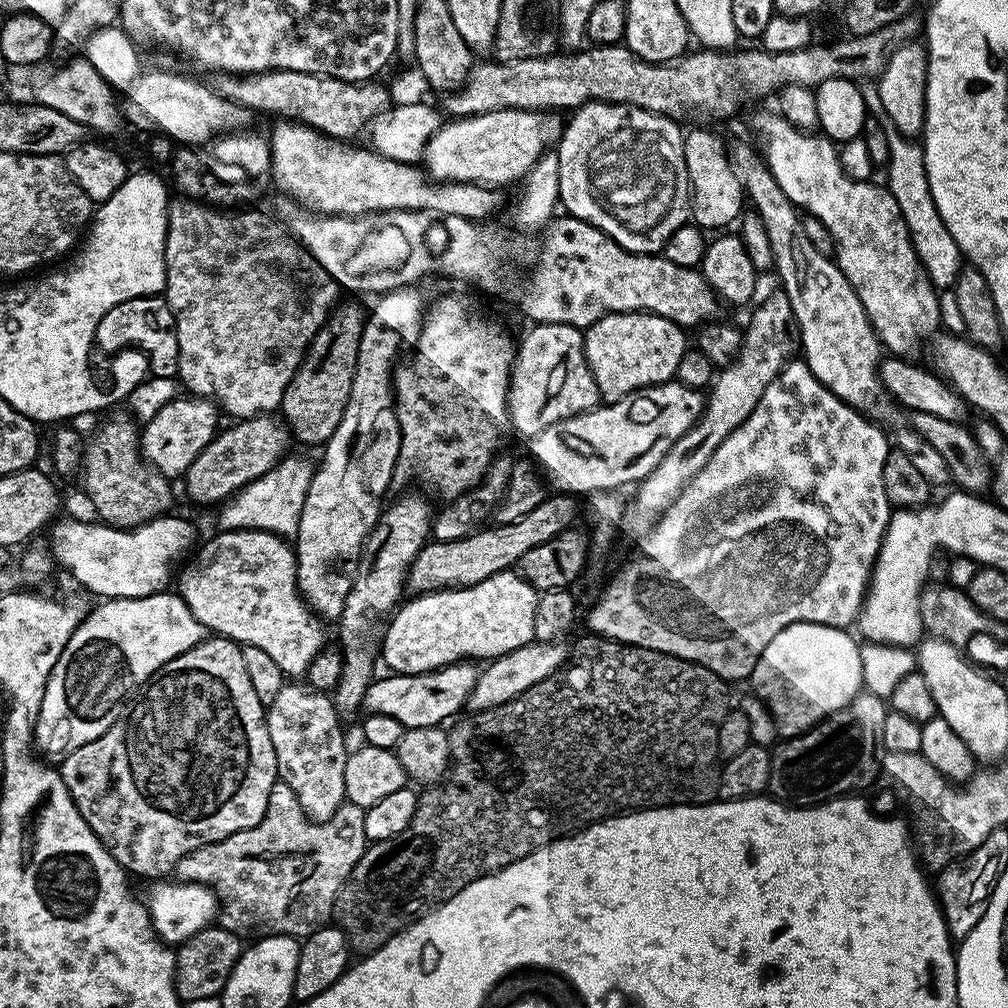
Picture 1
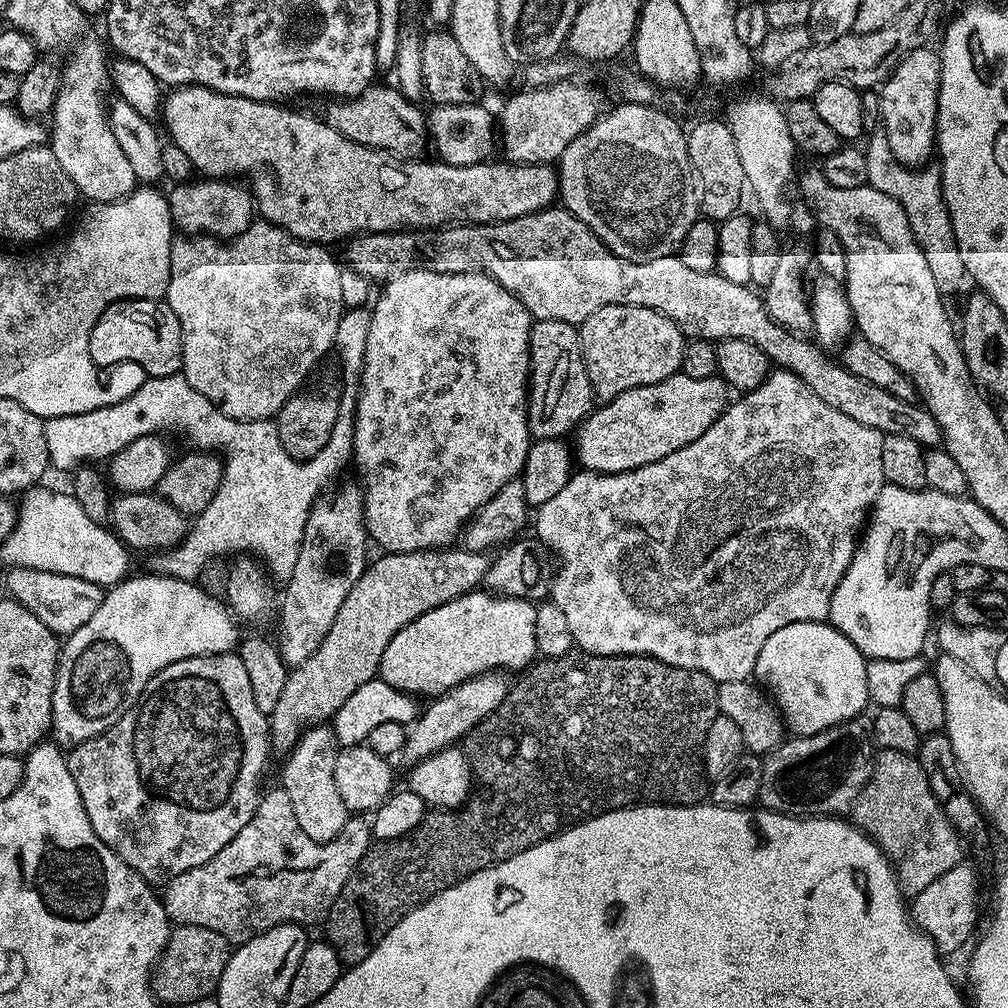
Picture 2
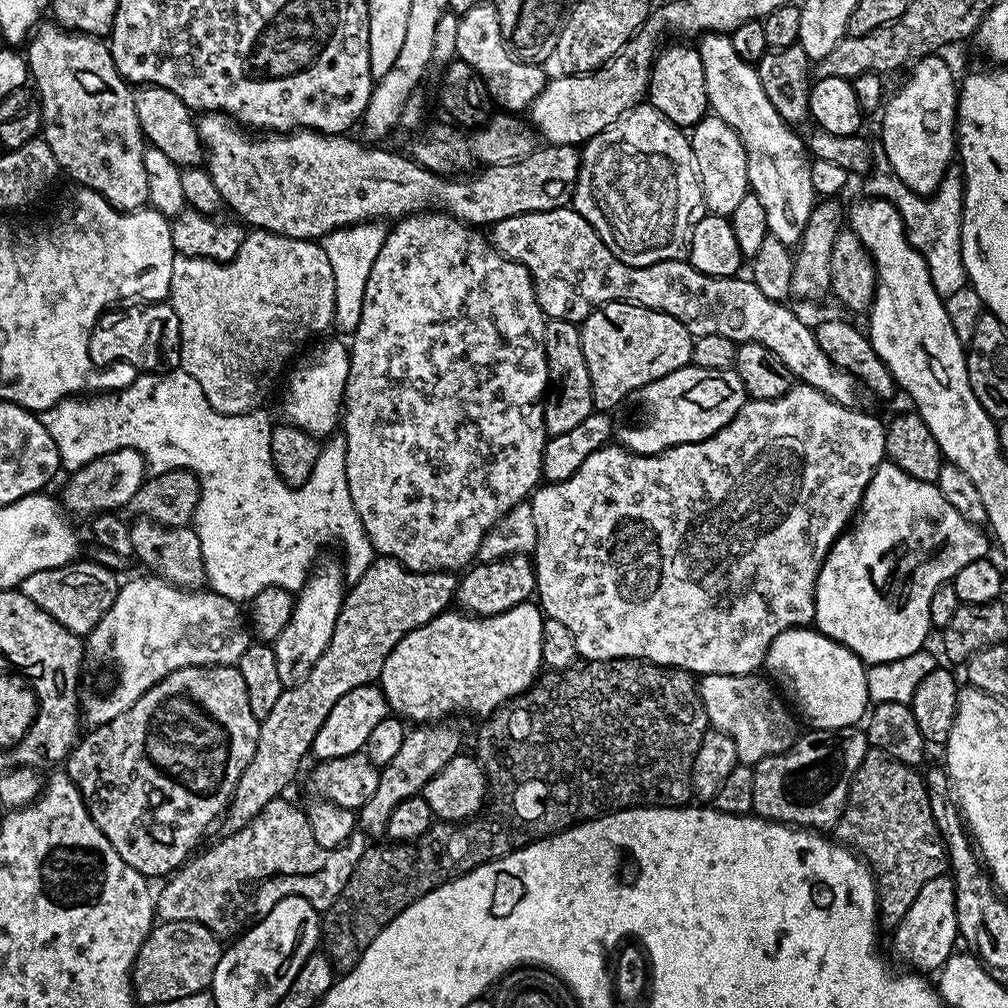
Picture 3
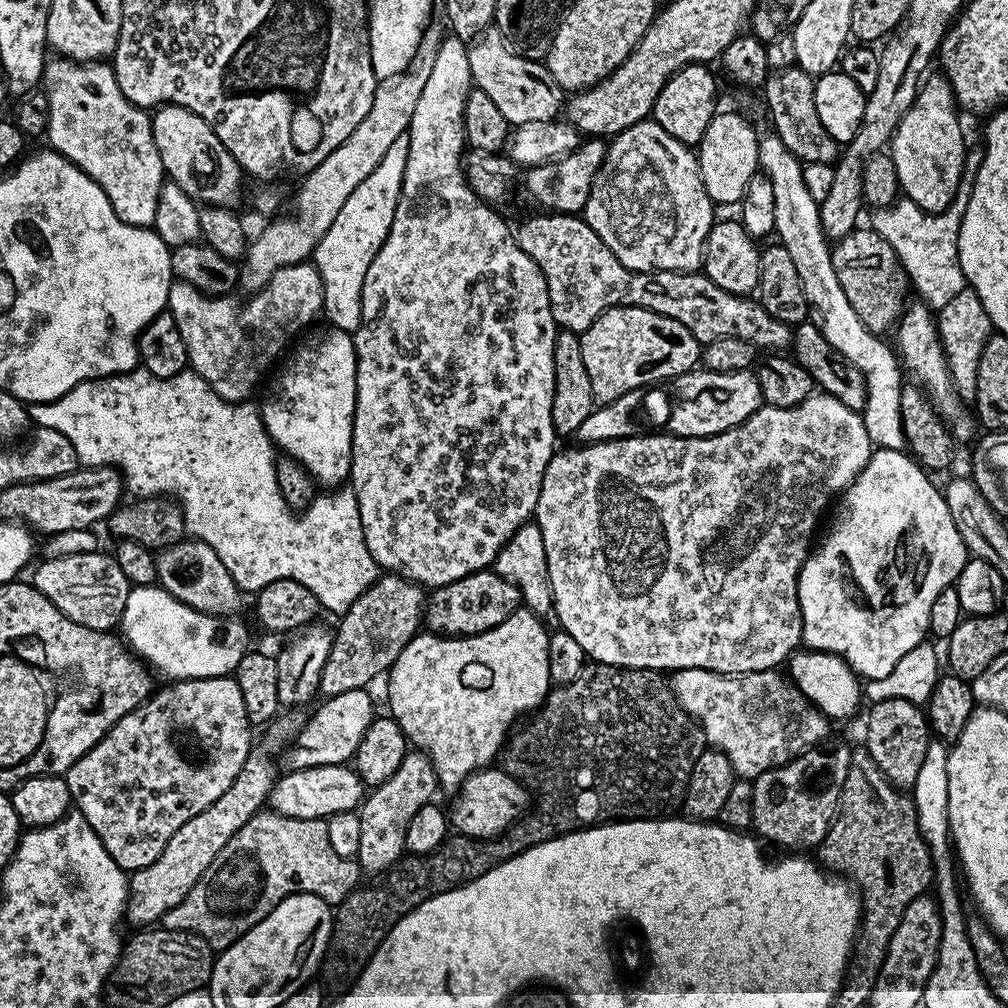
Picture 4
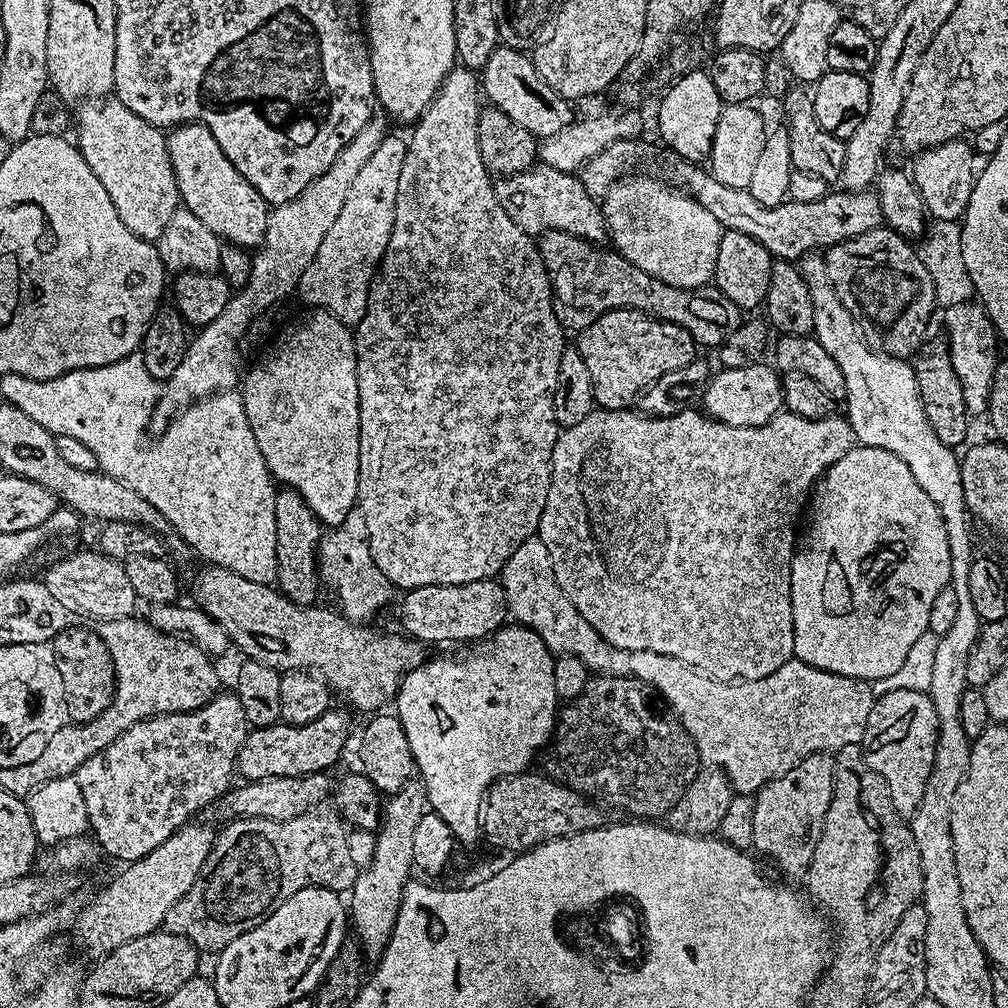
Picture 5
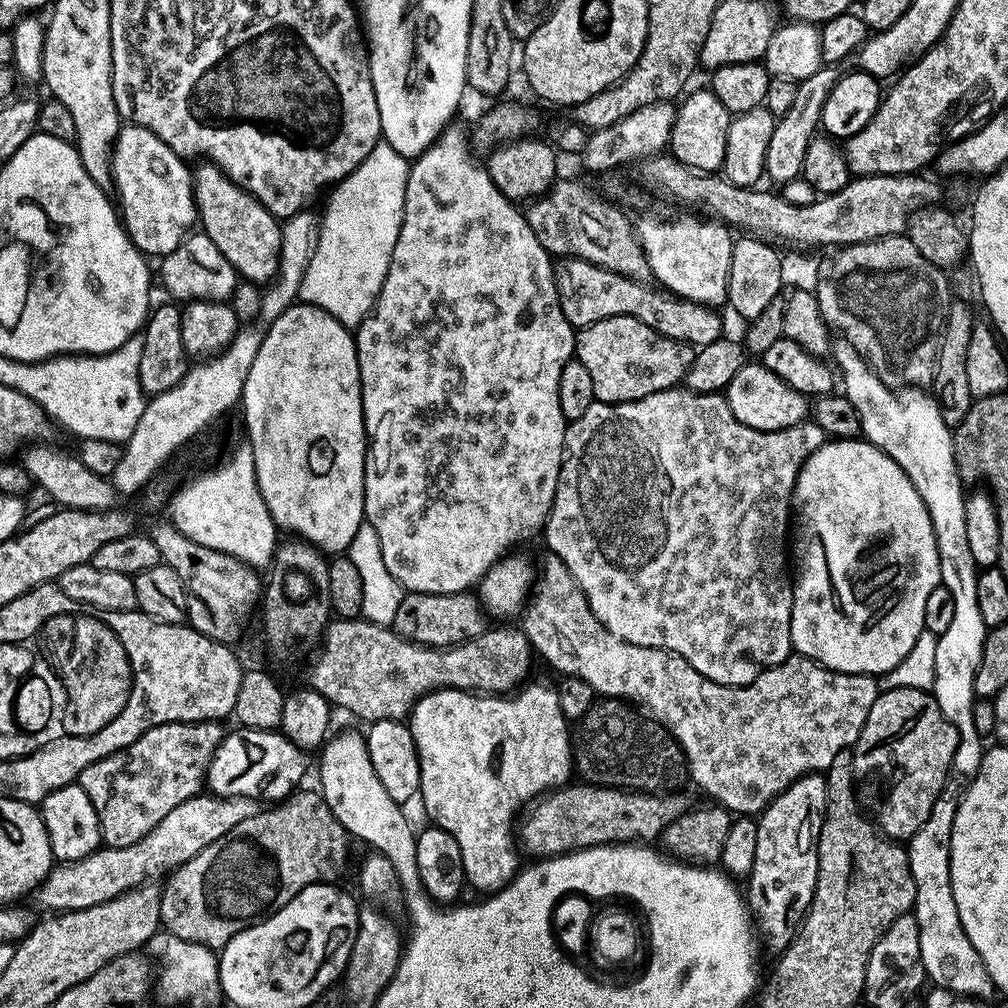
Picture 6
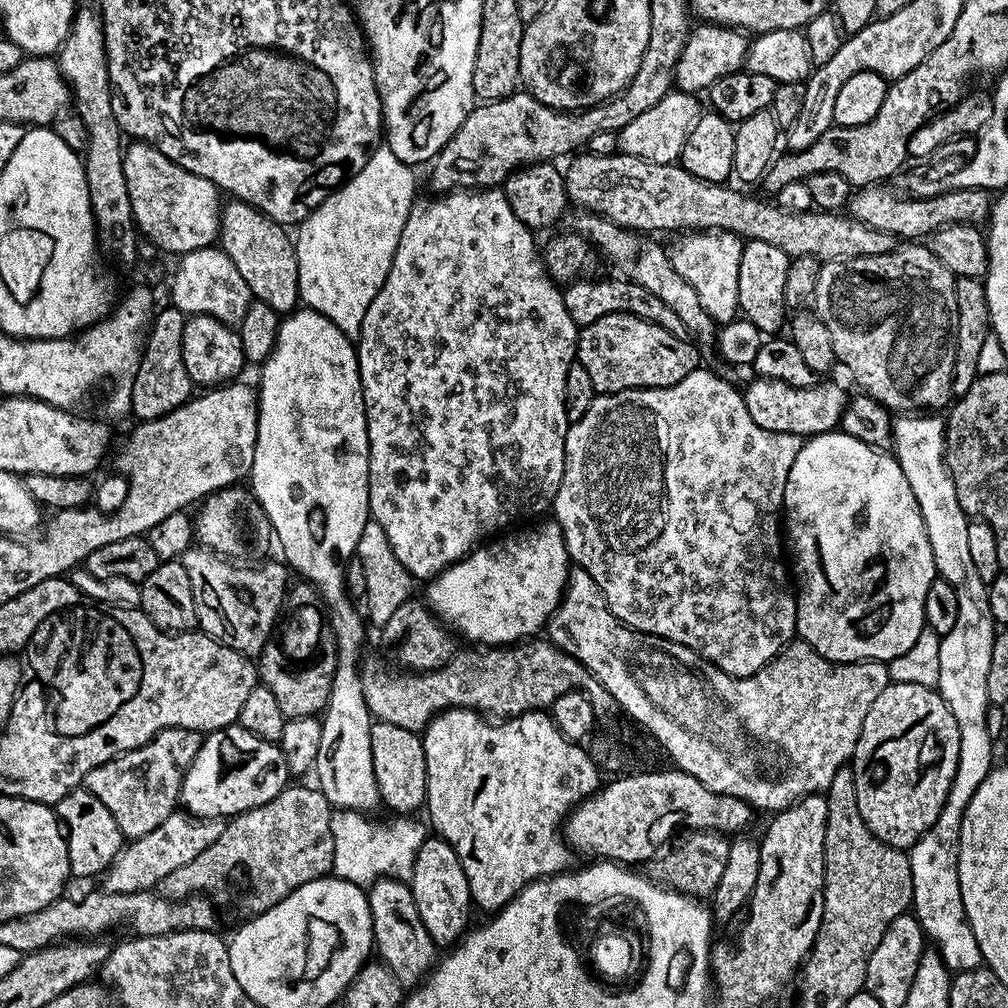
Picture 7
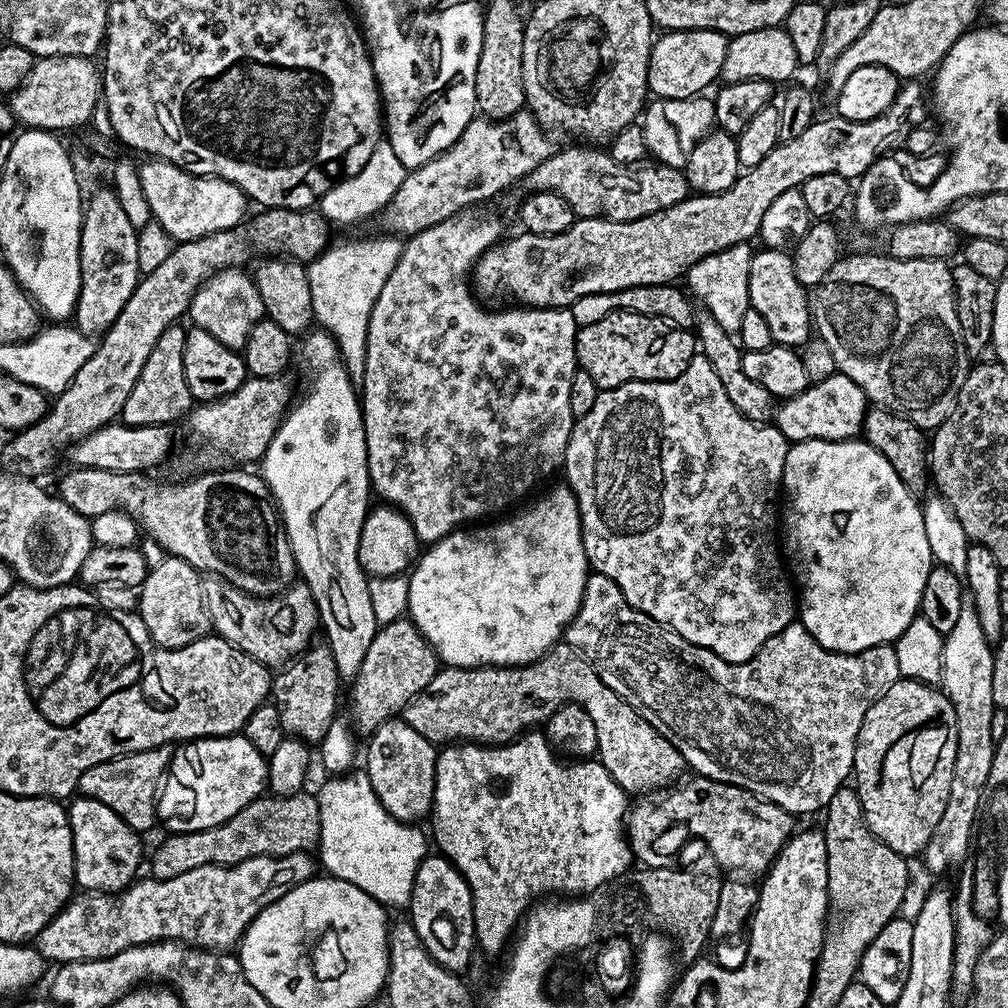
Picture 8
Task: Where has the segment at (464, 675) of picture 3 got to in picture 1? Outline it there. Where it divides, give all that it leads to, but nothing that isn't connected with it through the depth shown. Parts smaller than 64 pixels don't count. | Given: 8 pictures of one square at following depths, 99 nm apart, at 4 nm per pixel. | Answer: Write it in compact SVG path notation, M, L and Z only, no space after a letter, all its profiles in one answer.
M515 571L499 572L486 578L486 582L478 582L469 588L443 588L441 592L426 592L408 599L395 609L394 615L387 621L388 628L386 624L382 632L382 664L388 667L385 669L389 673L413 676L467 660L491 662L497 656L510 654L510 650L533 643L538 593Z

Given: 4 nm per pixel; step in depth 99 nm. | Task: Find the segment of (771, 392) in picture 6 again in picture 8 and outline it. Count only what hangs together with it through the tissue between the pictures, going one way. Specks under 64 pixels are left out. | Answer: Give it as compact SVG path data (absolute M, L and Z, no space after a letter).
M836 371L830 378L817 384L809 383L808 389L797 396L787 397L784 404L775 409L774 427L790 442L797 440L854 440L863 433L864 416L868 413L870 401L868 395L860 389L858 382L846 378Z

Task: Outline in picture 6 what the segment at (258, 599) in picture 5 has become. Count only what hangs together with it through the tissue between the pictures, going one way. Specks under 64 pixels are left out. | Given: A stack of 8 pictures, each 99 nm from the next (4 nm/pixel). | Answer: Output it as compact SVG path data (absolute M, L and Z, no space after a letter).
M363 618L333 619L324 632L324 639L318 648L319 654L320 657L312 664L312 673L309 674L307 683L315 692L325 696L329 704L337 709L345 708L350 715L357 716L363 722L404 720L427 692L437 692L440 688L457 688L463 692L479 690L484 694L511 694L529 679L528 671L532 668L532 660L534 661L532 643L520 626L488 626L482 634L478 634L478 638L453 644L450 648L428 648L415 640L402 638L391 626L375 624Z

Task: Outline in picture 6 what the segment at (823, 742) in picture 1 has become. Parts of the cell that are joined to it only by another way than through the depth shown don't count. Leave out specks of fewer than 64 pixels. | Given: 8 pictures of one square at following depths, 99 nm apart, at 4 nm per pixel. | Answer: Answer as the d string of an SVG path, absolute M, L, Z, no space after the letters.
M809 774L799 776L795 782L782 794L765 806L759 813L756 825L758 826L758 846L754 850L754 866L746 878L746 903L748 911L754 921L755 931L759 939L773 954L779 954L787 948L800 925L804 923L804 916L812 907L814 886L818 882L818 838L824 821L824 811L828 805L828 782L823 775Z

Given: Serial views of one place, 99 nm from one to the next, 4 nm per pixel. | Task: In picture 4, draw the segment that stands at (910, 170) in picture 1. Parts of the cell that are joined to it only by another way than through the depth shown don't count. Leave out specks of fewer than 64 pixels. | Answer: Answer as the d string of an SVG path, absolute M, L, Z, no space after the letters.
M981 137L969 139L965 143L963 174L959 180L958 190L955 192L954 201L944 212L924 211L905 196L899 197L887 207L871 211L869 227L890 243L915 293L917 290L919 294L917 297L936 312L968 286L965 275L962 274L958 234L966 206L969 205L970 194L973 192L973 182L977 180L983 158L985 158L983 139Z

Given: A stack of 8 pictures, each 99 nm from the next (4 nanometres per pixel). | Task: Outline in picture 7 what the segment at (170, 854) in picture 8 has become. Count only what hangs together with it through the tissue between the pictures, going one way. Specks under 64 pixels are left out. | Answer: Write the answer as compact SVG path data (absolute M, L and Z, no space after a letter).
M311 787L283 788L277 796L270 798L270 802L231 817L218 842L206 846L206 850L202 850L202 854L192 862L186 862L186 866L178 866L178 870L166 874L166 878L156 884L155 891L166 900L184 900L197 894L207 896L217 905L229 904L234 911L241 912L241 917L251 918L282 902L282 898L289 896L298 886L329 875L334 862L334 834L330 834L334 809L319 787Z

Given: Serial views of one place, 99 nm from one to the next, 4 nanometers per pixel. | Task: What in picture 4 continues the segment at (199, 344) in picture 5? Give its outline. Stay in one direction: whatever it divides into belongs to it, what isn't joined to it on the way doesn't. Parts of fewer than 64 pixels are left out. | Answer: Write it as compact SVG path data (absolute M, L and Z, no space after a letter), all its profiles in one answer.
M430 26L424 31L424 40L412 65L398 76L380 80L376 86L374 102L370 102L370 110L366 118L358 122L358 127L338 150L334 150L314 171L303 177L304 185L296 192L296 205L289 216L283 214L269 219L268 224L247 245L247 252L239 265L239 287L245 288L245 293L260 292L270 282L270 278L278 270L286 266L305 263L315 253L318 242L330 230L334 218L338 218L338 210L346 203L346 198L358 190L365 178L370 178L370 170L382 162L386 150L400 136L405 135L410 126L410 118L414 118L414 105L418 102L418 94L426 87L426 78L430 78L430 69L434 66L434 54L438 54L438 46L442 32L436 26Z

